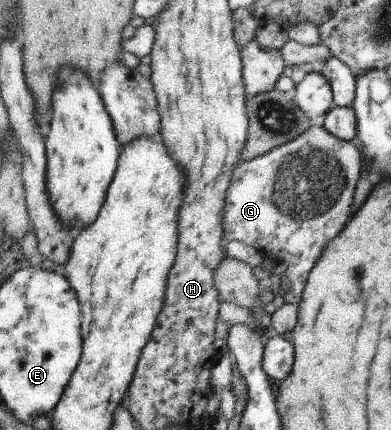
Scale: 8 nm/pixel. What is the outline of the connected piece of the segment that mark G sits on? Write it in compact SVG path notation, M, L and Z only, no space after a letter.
M313 125L297 139L282 144L265 155L243 161L243 164L235 168L235 180L228 189L227 206L224 208L224 245L239 240L251 248L256 248L263 256L287 264L291 291L283 293L285 303L301 302L310 272L322 255L323 249L326 249L326 244L330 243L330 240L336 238L345 222L349 220L354 200L353 190L361 172L359 151L351 141L343 142L324 126Z

